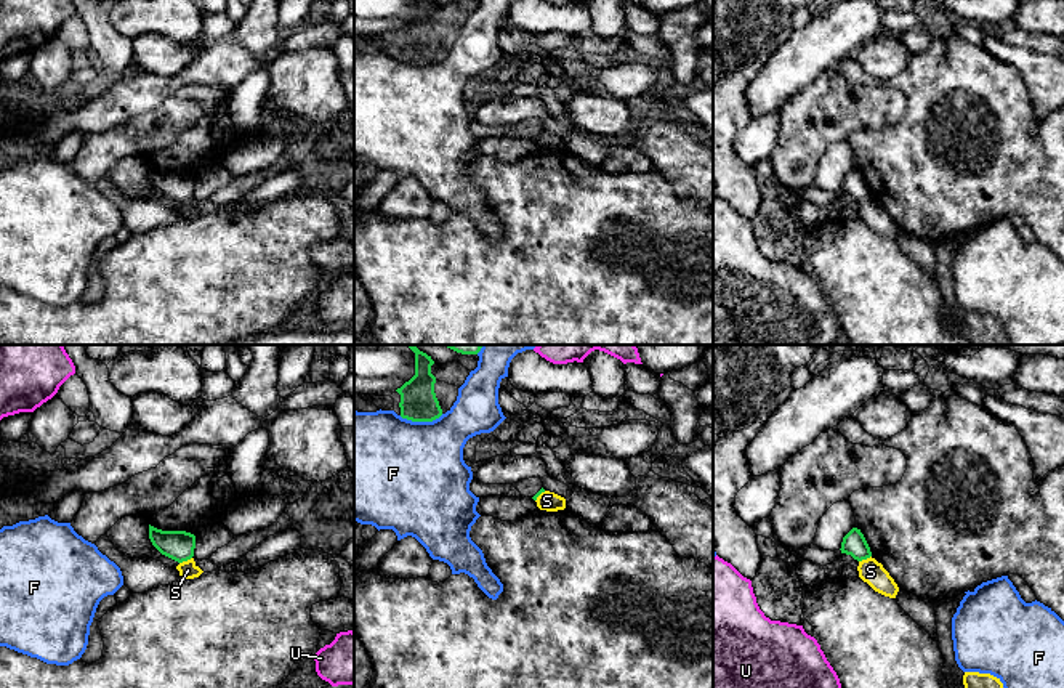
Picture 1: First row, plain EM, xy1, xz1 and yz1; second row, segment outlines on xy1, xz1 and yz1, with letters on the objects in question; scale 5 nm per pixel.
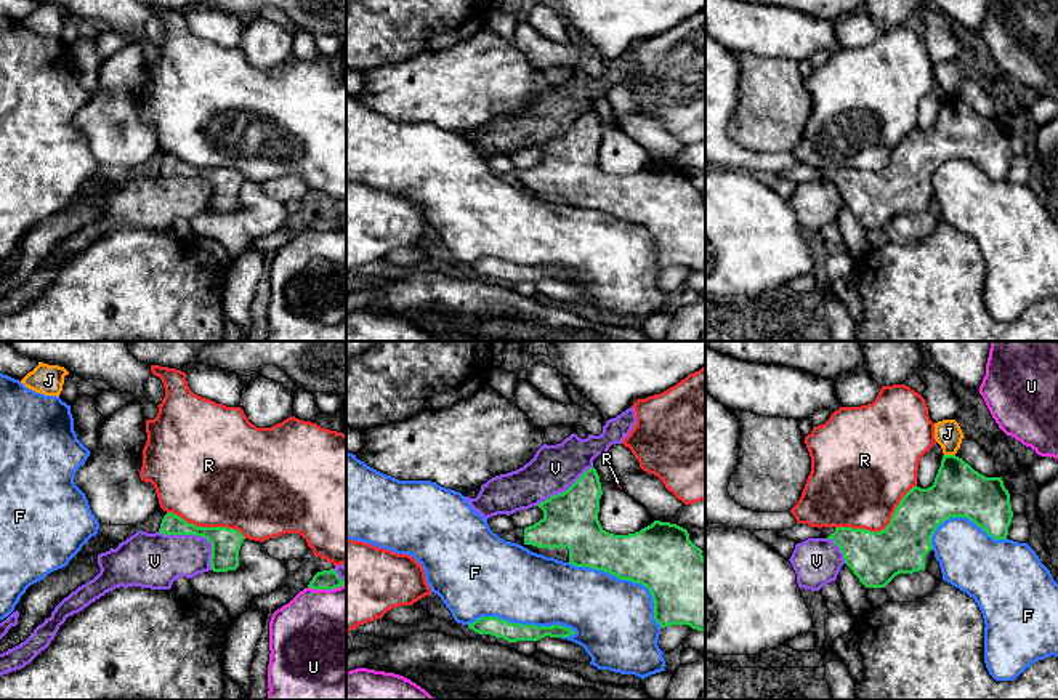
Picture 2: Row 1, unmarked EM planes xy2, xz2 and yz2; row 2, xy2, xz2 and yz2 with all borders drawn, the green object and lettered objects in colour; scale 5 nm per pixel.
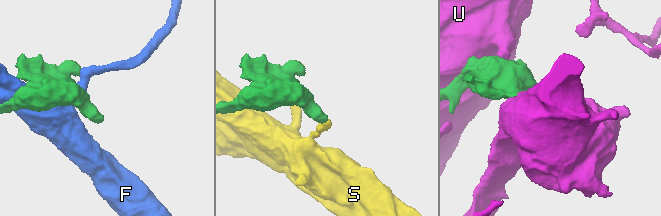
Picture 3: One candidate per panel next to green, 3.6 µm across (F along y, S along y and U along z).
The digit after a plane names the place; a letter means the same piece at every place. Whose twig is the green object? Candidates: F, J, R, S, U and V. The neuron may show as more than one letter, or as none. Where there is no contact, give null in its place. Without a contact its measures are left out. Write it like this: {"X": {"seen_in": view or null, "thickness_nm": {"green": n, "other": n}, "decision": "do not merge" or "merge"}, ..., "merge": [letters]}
{"F": {"seen_in": "xz2", "thickness_nm": {"green": 100, "other": 380}, "decision": "do not merge"}, "J": {"seen_in": "yz2", "thickness_nm": {"green": 260, "other": 140}, "decision": "do not merge"}, "R": {"seen_in": "yz2", "thickness_nm": {"green": 280, "other": 420}, "decision": "do not merge"}, "S": {"seen_in": "xy1", "thickness_nm": {"green": 150, "other": 90}, "decision": "do not merge"}, "U": {"seen_in": "xy2", "thickness_nm": {"green": 100, "other": 500}, "decision": "do not merge"}, "V": {"seen_in": "xy2", "thickness_nm": {"green": 140, "other": 280}, "decision": "do not merge"}, "merge": []}

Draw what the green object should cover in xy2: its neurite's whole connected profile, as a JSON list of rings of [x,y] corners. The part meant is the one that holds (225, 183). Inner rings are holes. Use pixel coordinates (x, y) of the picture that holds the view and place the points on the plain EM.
[[[167,154],[159,173],[164,176],[197,176],[207,179],[212,184],[210,207],[213,213],[228,213],[239,208],[239,191],[245,178],[236,170],[197,168],[173,154]]]

